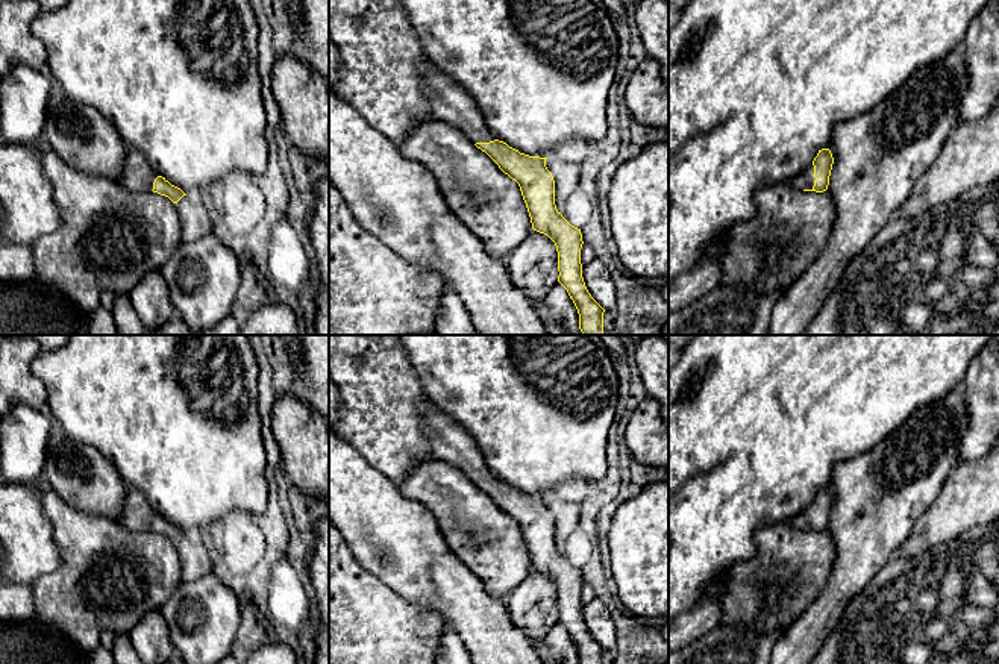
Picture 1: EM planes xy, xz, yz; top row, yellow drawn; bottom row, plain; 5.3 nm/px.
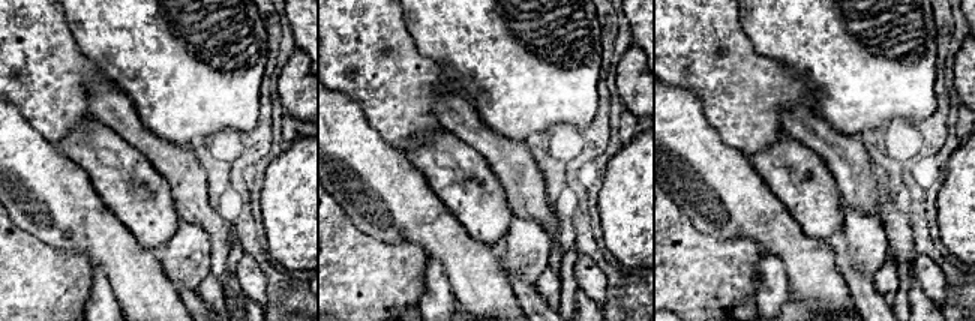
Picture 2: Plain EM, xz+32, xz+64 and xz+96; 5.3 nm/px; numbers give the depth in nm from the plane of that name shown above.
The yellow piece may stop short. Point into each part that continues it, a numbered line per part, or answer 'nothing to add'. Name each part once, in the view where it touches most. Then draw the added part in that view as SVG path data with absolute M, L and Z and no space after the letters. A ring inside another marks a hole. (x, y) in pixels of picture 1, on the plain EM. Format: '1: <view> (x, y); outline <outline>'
1: yz (804, 520); outline M808 505L802 512L794 515L788 525L791 525L796 529L813 529L814 526L814 505Z

